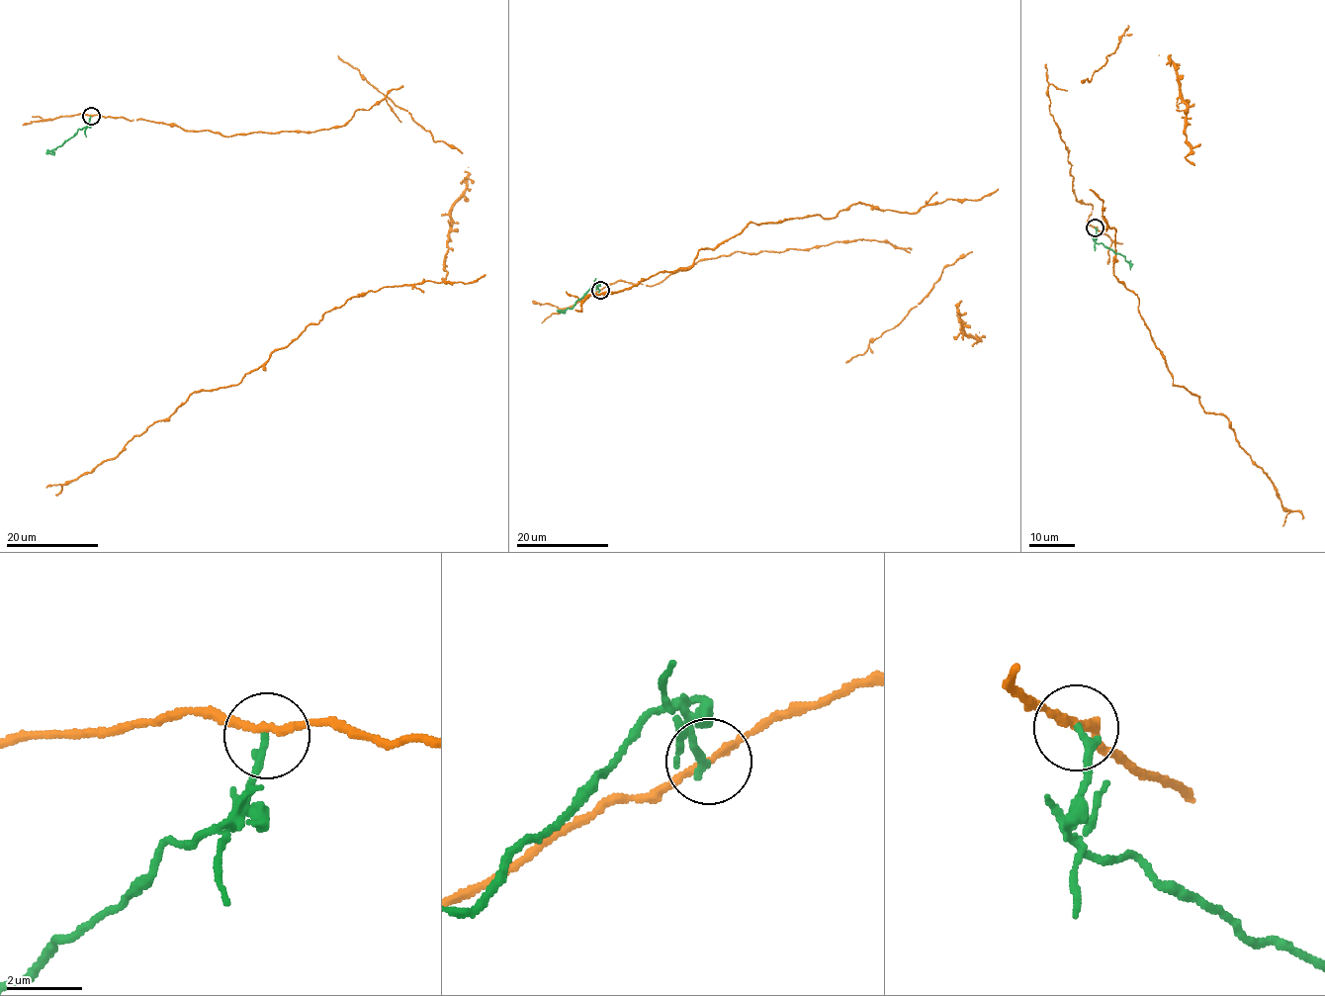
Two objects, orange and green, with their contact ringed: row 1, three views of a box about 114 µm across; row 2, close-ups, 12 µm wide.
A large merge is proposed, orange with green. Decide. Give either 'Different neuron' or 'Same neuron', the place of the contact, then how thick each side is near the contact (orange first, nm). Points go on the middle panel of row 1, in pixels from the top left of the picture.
Different neuron. Place: (600, 290). Thickness 170 nm (orange) against 200 nm

